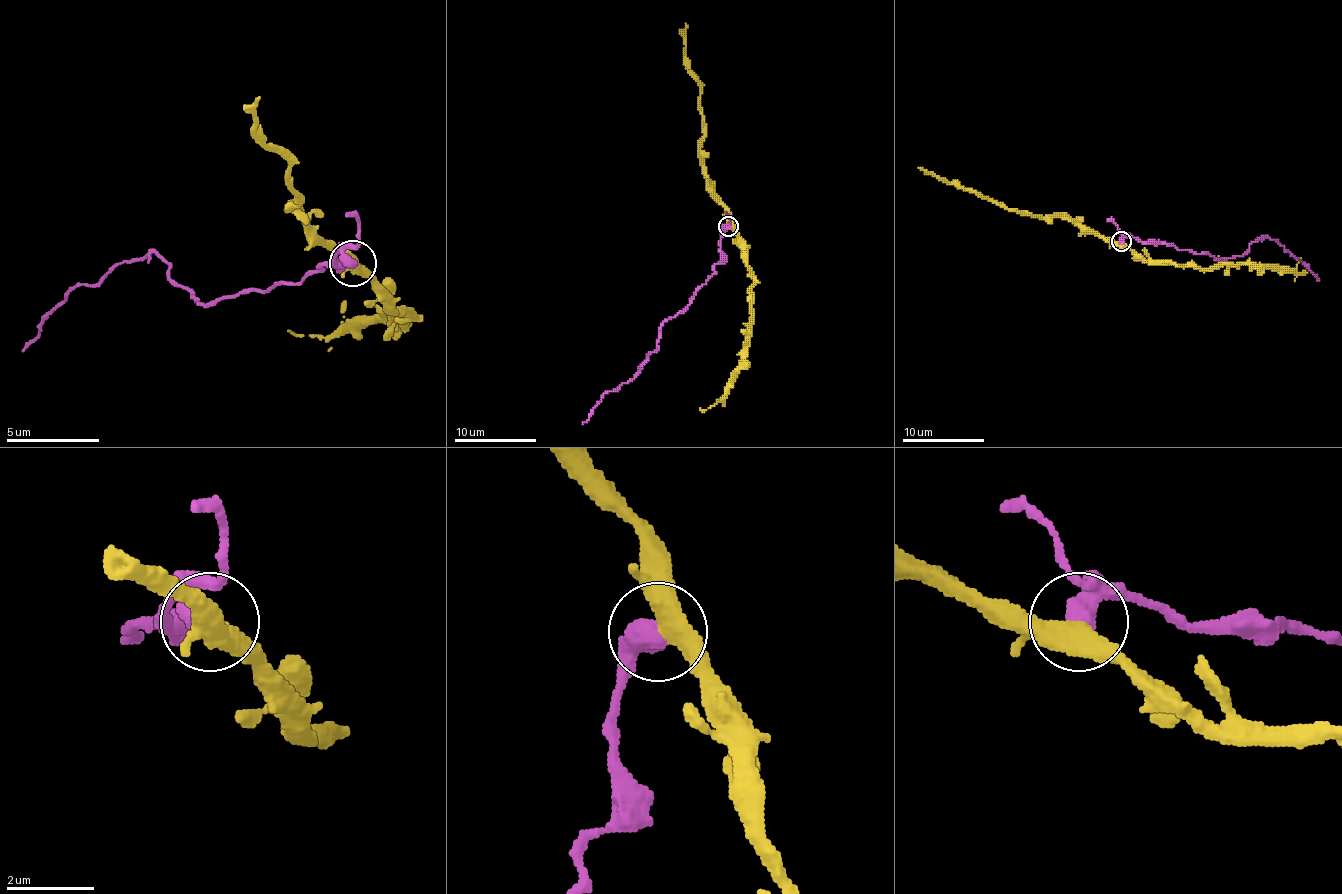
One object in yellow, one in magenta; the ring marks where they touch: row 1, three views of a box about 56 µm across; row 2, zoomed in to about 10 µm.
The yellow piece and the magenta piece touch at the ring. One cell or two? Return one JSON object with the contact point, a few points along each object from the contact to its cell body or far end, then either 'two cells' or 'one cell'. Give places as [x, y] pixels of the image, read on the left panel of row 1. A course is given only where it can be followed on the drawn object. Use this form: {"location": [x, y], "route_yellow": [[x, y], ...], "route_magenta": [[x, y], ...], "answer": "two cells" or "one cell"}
{"location": [353, 263], "route_yellow": [[354, 264], [293, 208], [289, 208], [298, 199], [293, 194], [289, 162], [256, 134], [256, 97]], "route_magenta": [[354, 264], [335, 255], [335, 264], [270, 292], [200, 301], [168, 264], [145, 255], [79, 283], [24, 353]], "answer": "two cells"}

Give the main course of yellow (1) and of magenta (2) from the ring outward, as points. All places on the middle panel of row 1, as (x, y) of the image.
1: (729, 227), (729, 210), (718, 198), (702, 165), (700, 140), (704, 134), (700, 83), (685, 58), (685, 23)
2: (729, 227), (720, 239), (714, 274), (692, 303), (661, 325), (657, 348), (636, 375), (607, 391), (583, 424)

